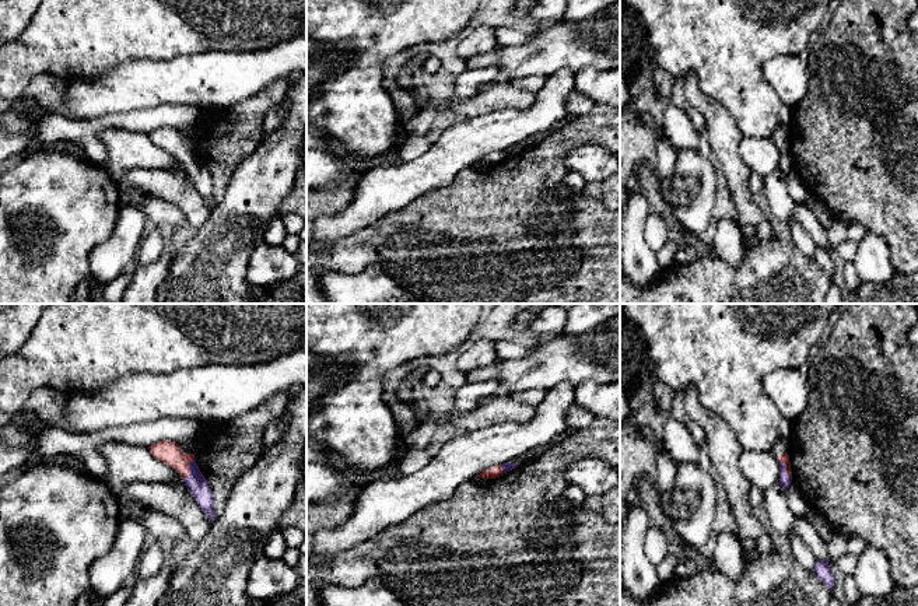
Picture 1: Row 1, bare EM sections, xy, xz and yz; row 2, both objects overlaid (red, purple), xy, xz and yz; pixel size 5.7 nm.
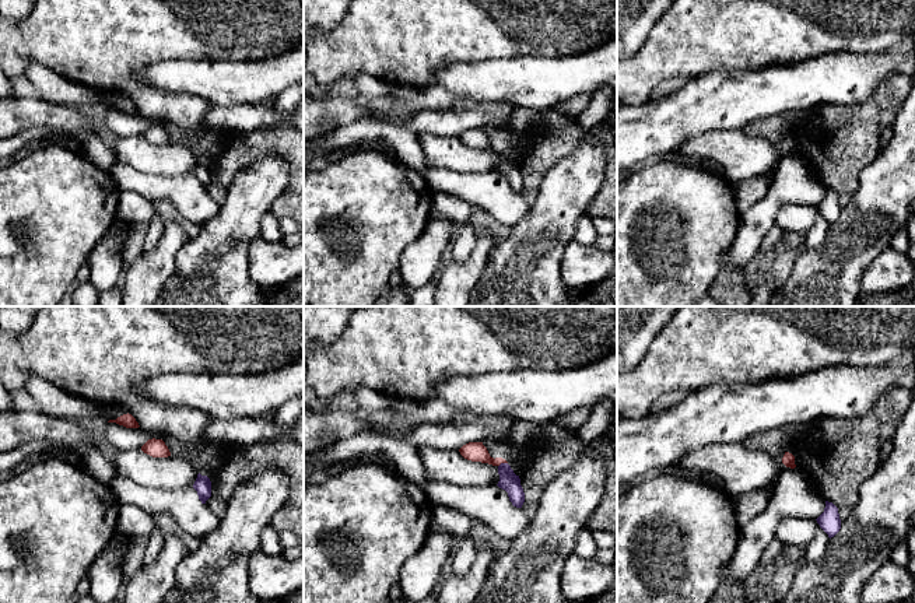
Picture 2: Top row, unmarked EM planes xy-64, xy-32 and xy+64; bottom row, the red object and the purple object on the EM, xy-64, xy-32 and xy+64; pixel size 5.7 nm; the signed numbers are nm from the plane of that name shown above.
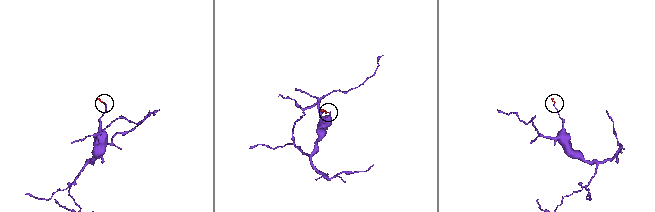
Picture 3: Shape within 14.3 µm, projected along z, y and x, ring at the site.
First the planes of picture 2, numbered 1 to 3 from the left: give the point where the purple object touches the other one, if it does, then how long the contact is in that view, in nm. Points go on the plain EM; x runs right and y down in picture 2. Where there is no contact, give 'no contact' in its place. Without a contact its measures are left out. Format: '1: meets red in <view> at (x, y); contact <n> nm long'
1: no contact
2: meets red in xy-32 at (502, 149); contact 60 nm long
3: no contact

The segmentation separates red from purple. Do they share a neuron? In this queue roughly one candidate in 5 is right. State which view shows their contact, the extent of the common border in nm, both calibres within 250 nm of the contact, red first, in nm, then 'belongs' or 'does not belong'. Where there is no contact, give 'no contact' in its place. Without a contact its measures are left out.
contact in xy; length 140 nm; calibres 140 and 120 nm; belongs

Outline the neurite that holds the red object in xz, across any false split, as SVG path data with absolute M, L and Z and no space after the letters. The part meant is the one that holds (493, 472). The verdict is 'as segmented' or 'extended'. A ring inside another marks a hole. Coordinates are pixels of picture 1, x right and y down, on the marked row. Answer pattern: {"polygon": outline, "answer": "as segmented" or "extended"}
{"polygon": "M509 460L509 462L501 463L498 466L491 466L491 467L483 470L476 477L495 479L495 477L500 477L504 473L507 473L507 472L515 469L515 467L516 467L516 465L512 460Z", "answer": "extended"}

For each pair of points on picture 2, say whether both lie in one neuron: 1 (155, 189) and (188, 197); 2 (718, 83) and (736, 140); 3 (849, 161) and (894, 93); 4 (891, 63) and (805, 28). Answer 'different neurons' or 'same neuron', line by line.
1: same neuron
2: different neurons
3: same neuron
4: different neurons

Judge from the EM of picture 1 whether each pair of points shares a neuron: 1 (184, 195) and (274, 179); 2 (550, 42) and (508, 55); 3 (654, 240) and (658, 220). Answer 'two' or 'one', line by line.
1: two
2: one
3: one

